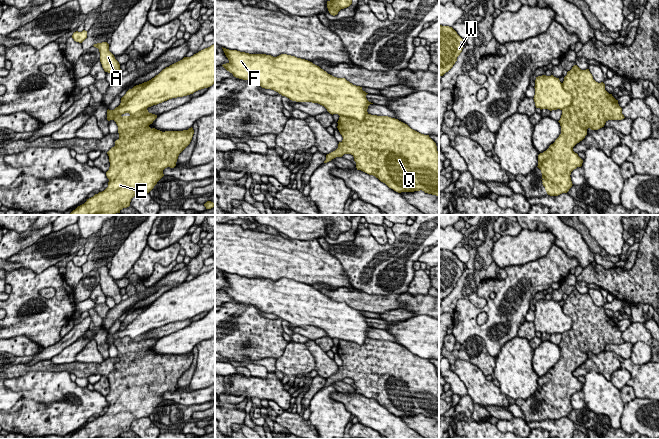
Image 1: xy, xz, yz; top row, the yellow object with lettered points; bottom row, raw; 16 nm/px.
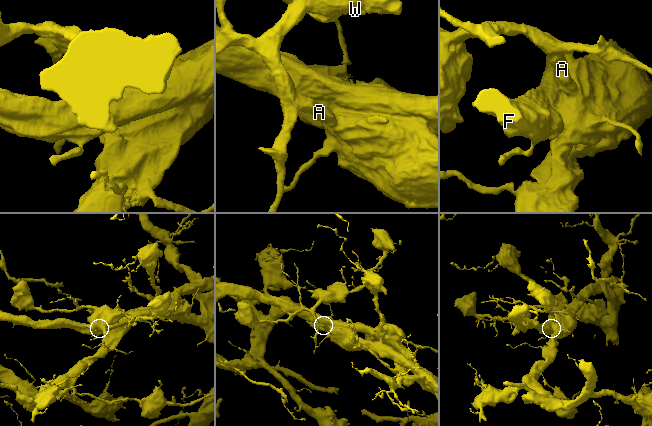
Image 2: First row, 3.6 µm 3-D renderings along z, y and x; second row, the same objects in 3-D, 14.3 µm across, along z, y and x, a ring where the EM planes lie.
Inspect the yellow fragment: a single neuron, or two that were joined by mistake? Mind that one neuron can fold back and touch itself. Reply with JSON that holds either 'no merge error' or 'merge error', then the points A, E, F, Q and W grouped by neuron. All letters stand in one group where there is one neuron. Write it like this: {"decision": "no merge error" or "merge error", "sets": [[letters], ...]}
{"decision": "merge error", "sets": [["A", "E", "Q", "W"], ["F"]]}

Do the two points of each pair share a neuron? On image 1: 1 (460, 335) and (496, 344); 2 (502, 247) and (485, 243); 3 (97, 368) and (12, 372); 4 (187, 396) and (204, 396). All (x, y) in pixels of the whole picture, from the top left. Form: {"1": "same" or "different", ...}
{"1": "same", "2": "different", "3": "same", "4": "same"}

